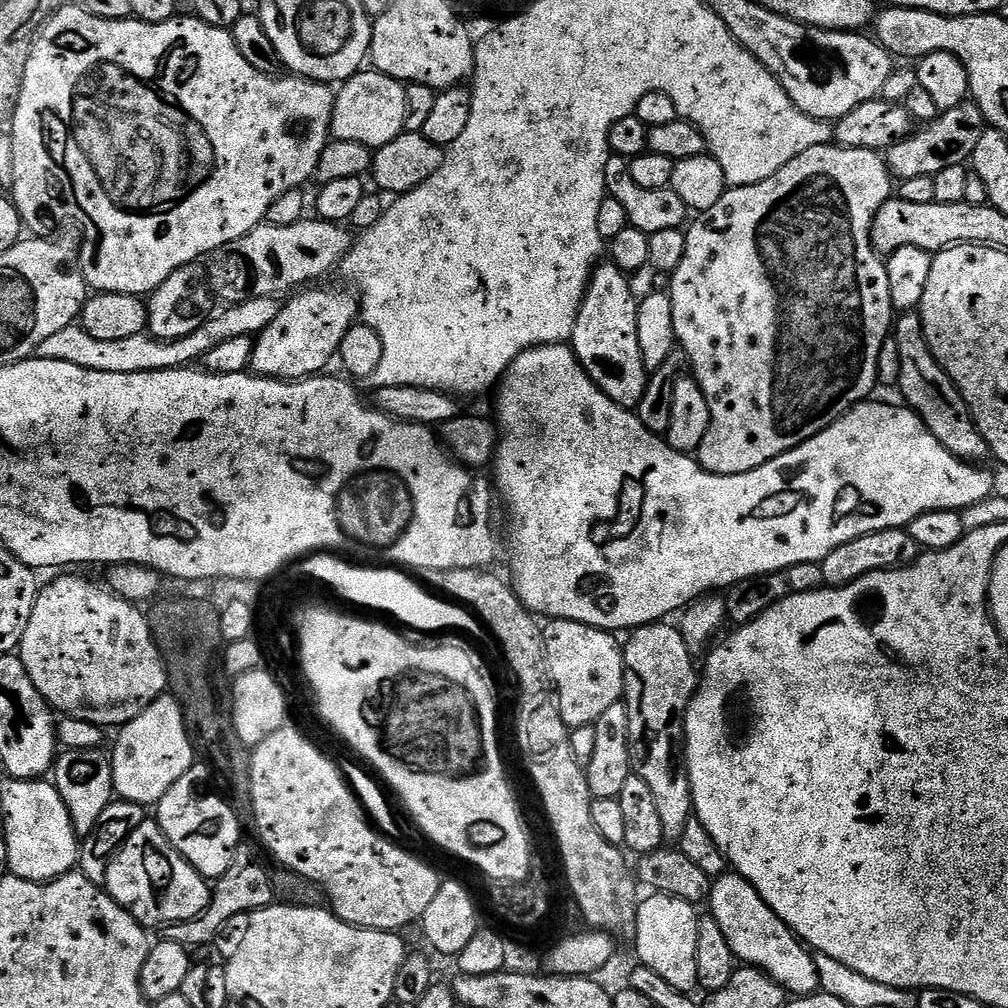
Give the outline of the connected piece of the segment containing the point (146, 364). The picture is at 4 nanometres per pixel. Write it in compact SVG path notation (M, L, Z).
M258 297L243 304L233 304L225 307L225 312L213 315L194 334L186 334L186 338L177 340L158 340L151 334L135 336L134 338L118 338L114 342L102 342L102 338L90 338L86 330L79 324L71 324L51 338L46 338L42 346L38 346L35 355L42 360L57 360L70 362L73 366L82 366L86 370L102 370L106 374L142 374L143 372L157 372L195 365L203 361L204 355L214 346L222 342L230 342L234 338L243 336L255 337L270 322L274 322L278 311L275 299Z

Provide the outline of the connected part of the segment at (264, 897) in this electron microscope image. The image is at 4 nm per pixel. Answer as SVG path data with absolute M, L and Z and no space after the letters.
M242 842L237 846L230 870L226 870L226 874L222 874L222 878L215 881L208 909L192 920L165 927L162 932L163 939L173 940L196 950L199 944L210 943L235 916L243 917L245 914L257 912L260 908L267 908L273 903L272 876L260 865L260 860L256 857L257 845L253 844Z

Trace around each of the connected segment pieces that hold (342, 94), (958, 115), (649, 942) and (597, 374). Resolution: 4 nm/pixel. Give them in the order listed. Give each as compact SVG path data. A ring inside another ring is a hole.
M361 70L349 80L343 81L336 92L332 110L331 135L338 140L358 142L370 149L386 146L403 134L408 107L407 87L393 76L375 70Z
M965 102L954 106L941 112L937 120L917 127L911 136L887 148L888 170L897 181L903 182L910 178L937 176L949 166L967 165L978 146L978 141L982 138L985 127L984 115L976 104Z
M648 894L636 909L636 960L666 978L674 990L685 994L698 985L698 926L701 913L697 905L682 898Z
M614 263L596 265L574 322L570 347L586 374L615 404L634 410L642 402L650 372L642 362L642 346L638 346L638 300L632 297L628 280Z

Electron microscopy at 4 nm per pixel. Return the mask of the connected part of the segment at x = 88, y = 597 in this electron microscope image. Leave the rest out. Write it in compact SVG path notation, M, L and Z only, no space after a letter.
M72 574L57 575L60 576L57 580L50 581L45 588L43 585L37 591L34 610L30 614L30 622L26 626L26 634L22 638L18 649L20 660L24 663L26 672L33 680L34 686L57 713L64 712L60 714L73 720L85 720L91 724L101 726L107 726L107 724L116 724L115 726L129 724L131 720L138 718L138 714L142 714L142 710L146 710L156 699L165 695L168 688L168 669L164 663L161 649L158 647L158 642L152 637L152 626L149 617L145 613L143 616L140 613L143 611L137 605L132 604L129 600L124 600L118 593L113 592L111 587L105 586L103 583L101 583L102 585L95 584L94 581L87 580L84 576L68 575Z

